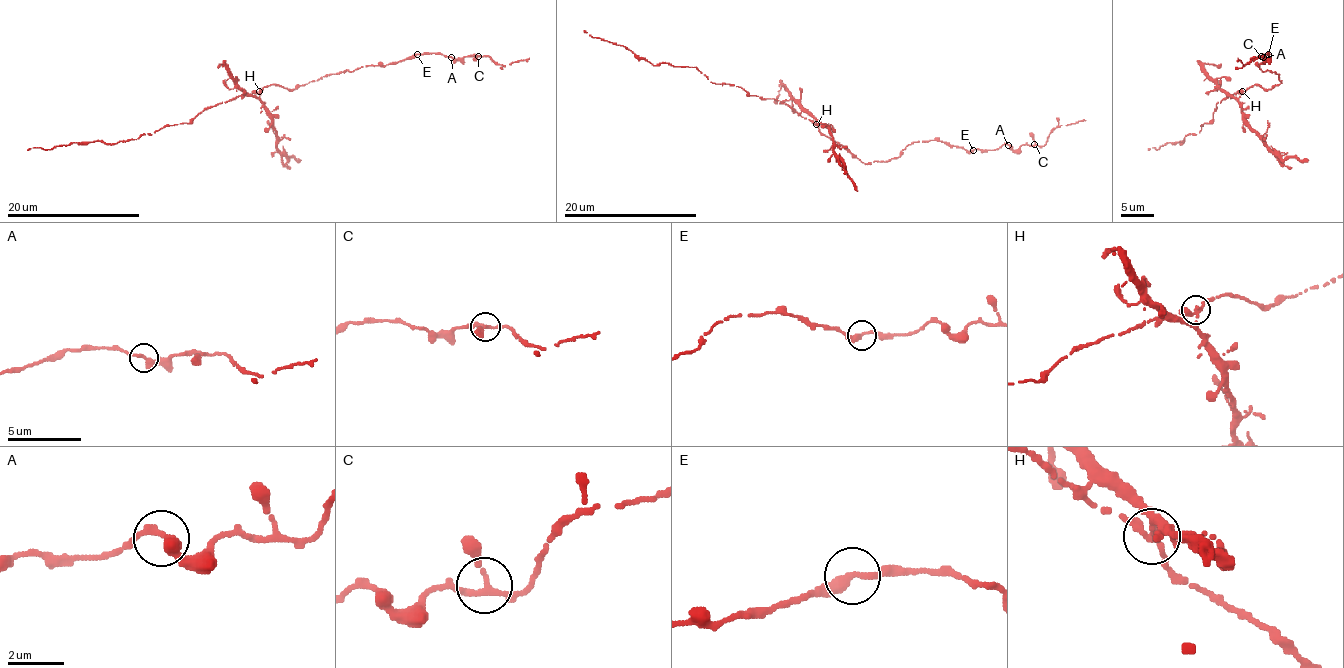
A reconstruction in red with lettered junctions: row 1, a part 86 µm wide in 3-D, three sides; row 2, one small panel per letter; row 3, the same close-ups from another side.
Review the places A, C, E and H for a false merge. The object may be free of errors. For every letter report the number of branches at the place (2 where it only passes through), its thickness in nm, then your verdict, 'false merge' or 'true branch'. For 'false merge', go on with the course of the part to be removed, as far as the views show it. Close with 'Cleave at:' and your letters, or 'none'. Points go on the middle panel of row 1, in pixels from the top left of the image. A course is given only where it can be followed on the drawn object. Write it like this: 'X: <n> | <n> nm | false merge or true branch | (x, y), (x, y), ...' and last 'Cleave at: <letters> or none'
A: 2 | 320 nm | true branch
C: 3 | 220 nm | true branch
E: 2 | 320 nm | true branch
H: 3 | 240 nm | true branch
Cleave at: none

